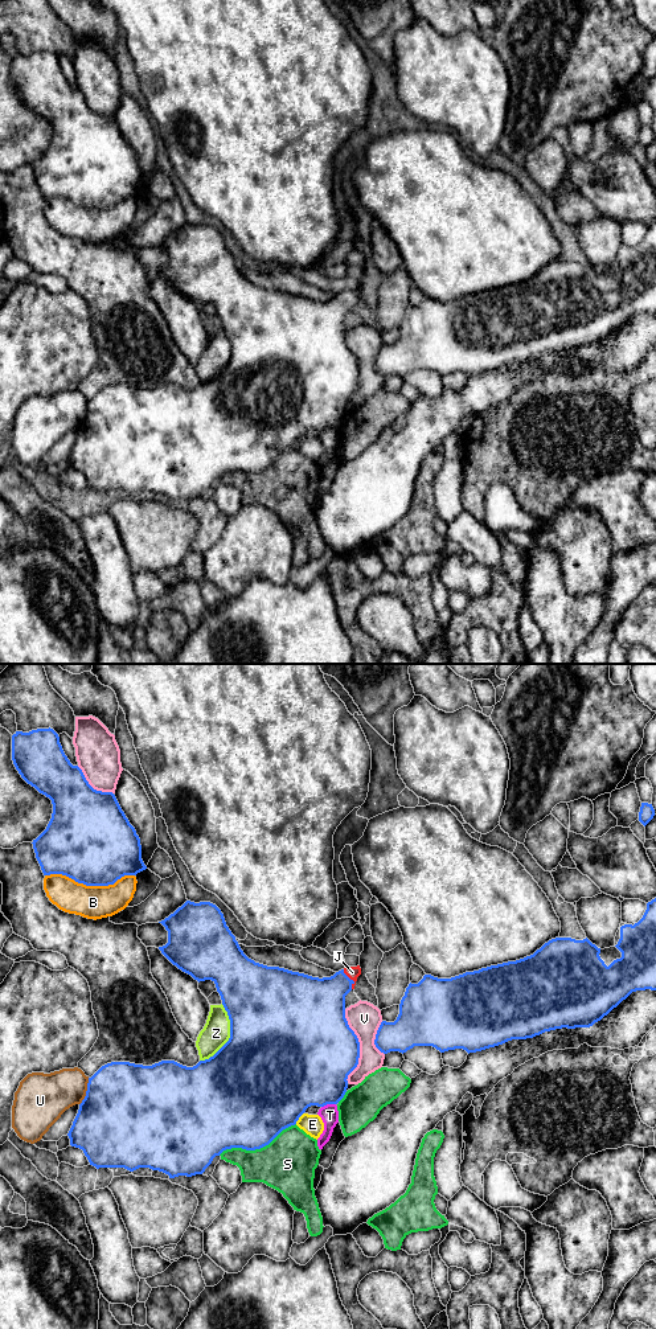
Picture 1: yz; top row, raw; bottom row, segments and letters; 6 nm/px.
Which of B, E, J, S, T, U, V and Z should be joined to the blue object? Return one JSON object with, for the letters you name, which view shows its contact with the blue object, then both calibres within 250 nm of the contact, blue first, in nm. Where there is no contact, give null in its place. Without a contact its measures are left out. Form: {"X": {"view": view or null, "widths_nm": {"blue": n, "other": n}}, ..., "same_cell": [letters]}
{"J": {"view": "yz", "widths_nm": {"blue": 340, "other": 80}}, "same_cell": ["J"]}

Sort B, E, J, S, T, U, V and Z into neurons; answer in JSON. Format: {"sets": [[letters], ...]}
{"sets": [["B"], ["E"], ["J"], ["S"], ["T"], ["U"], ["V"], ["Z"]]}

